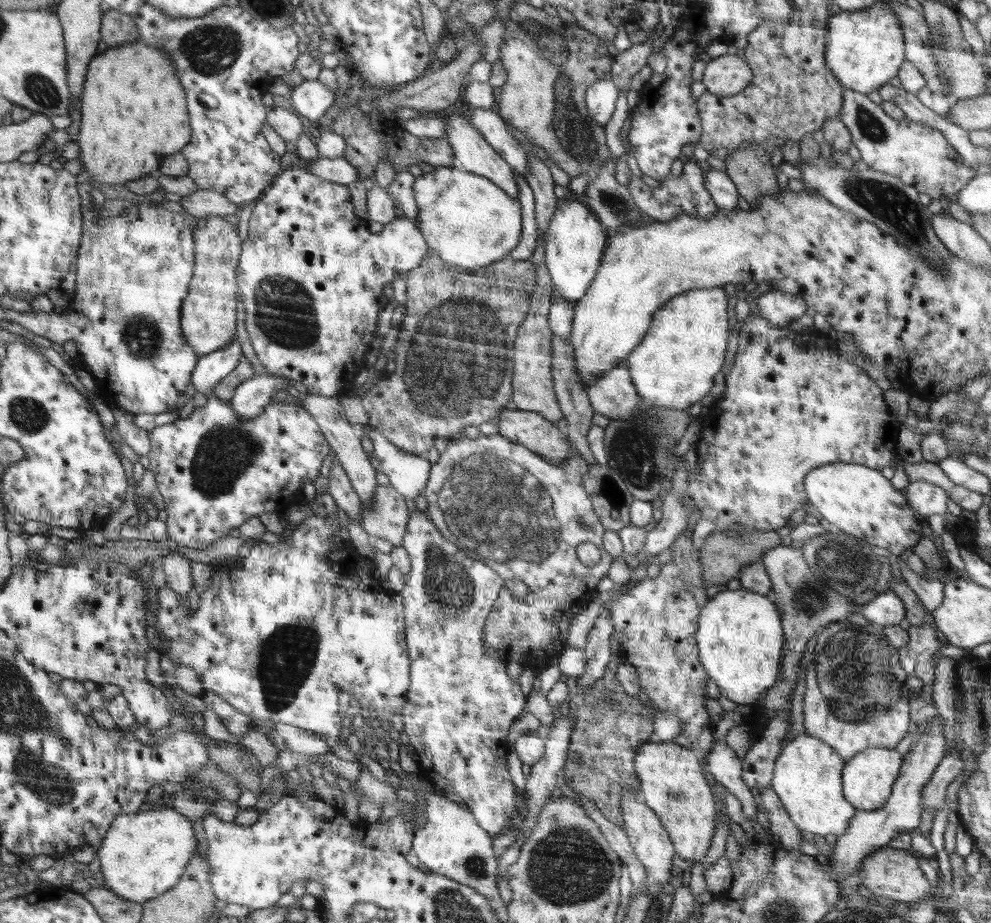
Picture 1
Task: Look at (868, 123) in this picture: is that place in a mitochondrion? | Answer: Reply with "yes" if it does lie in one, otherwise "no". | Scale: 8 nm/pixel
yes

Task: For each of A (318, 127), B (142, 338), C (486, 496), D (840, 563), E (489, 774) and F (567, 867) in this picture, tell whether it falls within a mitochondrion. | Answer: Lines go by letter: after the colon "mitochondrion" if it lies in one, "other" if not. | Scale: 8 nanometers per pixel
A: other
B: mitochondrion
C: mitochondrion
D: mitochondrion
E: other
F: mitochondrion

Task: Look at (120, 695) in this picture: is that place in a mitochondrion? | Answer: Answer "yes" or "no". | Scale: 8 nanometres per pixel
no

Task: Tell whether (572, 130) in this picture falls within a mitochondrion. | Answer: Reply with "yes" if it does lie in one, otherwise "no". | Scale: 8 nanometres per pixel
yes

